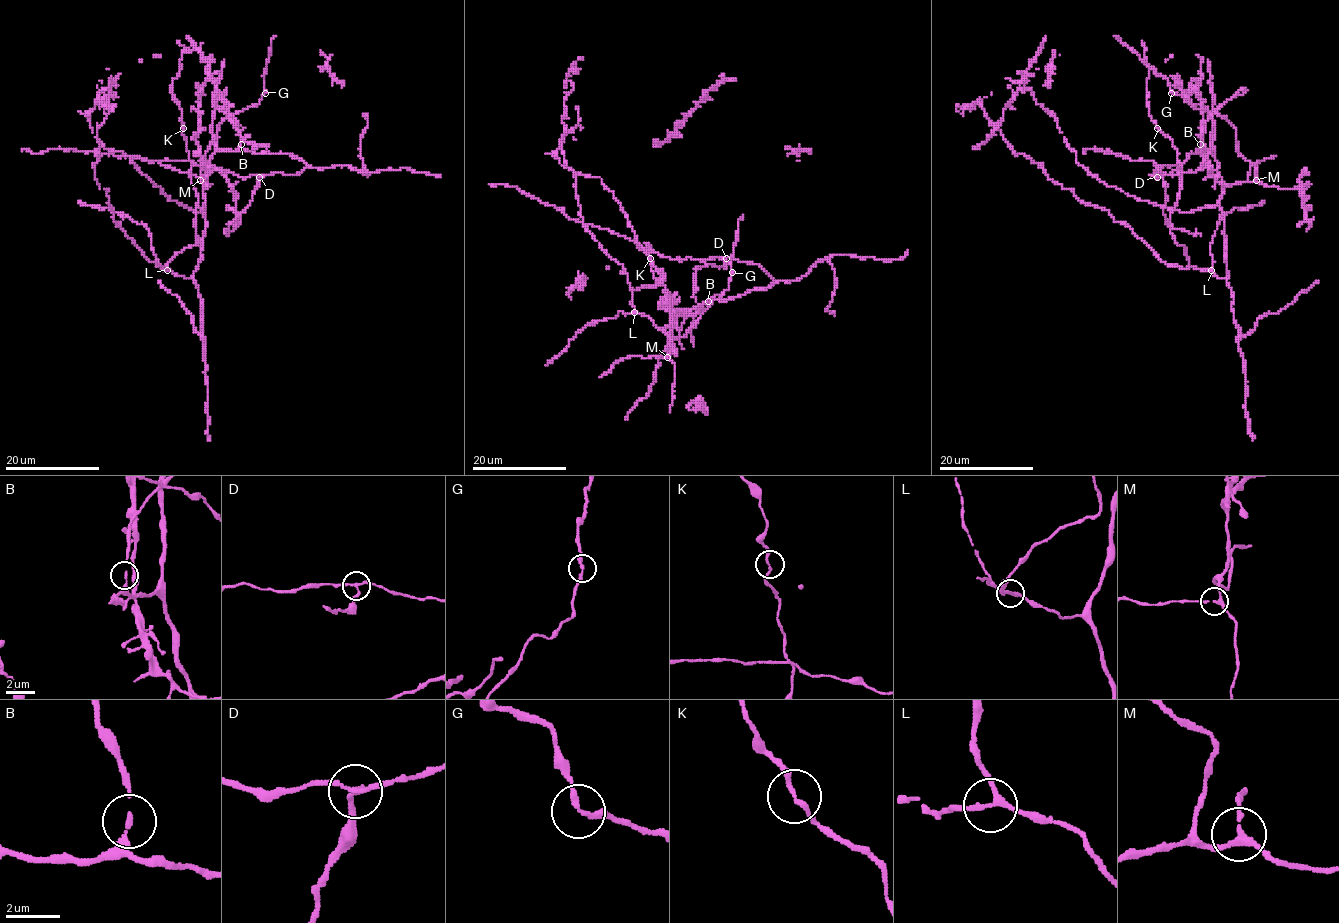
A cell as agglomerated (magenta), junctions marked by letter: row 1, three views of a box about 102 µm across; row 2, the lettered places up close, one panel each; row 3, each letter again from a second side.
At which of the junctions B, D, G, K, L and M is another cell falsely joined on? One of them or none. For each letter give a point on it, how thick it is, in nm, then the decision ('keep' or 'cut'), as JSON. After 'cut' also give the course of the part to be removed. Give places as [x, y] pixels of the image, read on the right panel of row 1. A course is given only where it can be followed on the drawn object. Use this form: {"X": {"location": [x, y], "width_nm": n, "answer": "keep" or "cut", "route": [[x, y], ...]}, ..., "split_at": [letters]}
{"B": {"location": [1200, 144], "width_nm": 150, "answer": "keep"}, "D": {"location": [1157, 177], "width_nm": 150, "answer": "cut", "route": [[1158, 176], [1162, 179], [1166, 188], [1166, 221], [1174, 228], [1193, 234], [1196, 228]]}, "G": {"location": [1171, 93], "width_nm": 200, "answer": "keep"}, "K": {"location": [1157, 128], "width_nm": 160, "answer": "keep"}, "L": {"location": [1211, 270], "width_nm": 180, "answer": "keep"}, "M": {"location": [1256, 180], "width_nm": 200, "answer": "keep"}, "split_at": ["D"]}

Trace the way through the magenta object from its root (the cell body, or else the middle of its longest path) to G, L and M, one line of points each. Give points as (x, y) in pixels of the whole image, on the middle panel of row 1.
G: (667, 293), (670, 353), (673, 340), (684, 337), (712, 300), (728, 289), (732, 273)
L: (667, 293), (662, 270), (664, 277), (657, 285), (643, 286), (633, 292), (634, 313)
M: (667, 293), (672, 316), (672, 345), (667, 356)

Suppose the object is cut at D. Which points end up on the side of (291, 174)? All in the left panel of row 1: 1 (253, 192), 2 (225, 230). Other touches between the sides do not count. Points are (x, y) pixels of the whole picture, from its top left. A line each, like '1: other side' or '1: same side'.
1: other side
2: other side

